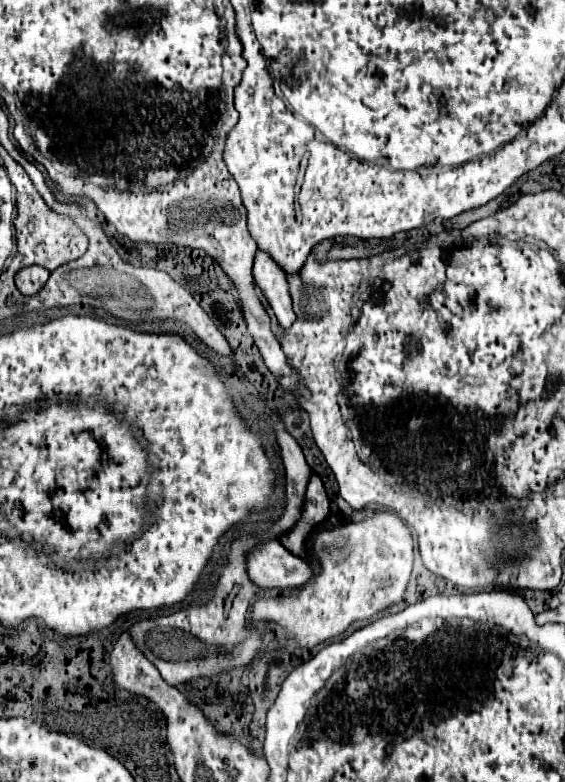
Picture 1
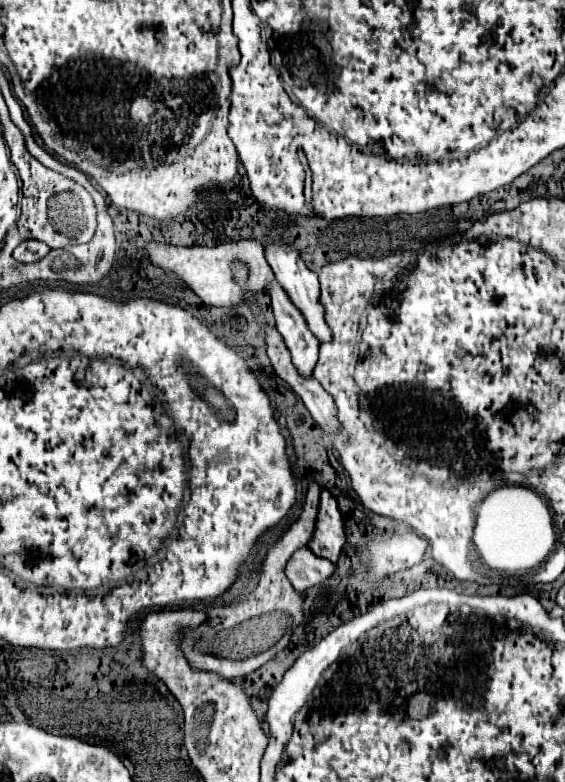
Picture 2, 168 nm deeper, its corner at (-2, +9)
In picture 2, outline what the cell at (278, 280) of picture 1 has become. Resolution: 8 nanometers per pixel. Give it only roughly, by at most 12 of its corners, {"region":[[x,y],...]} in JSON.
{"region":[[269,282],[277,330],[303,376],[311,376],[319,342],[279,282]]}

